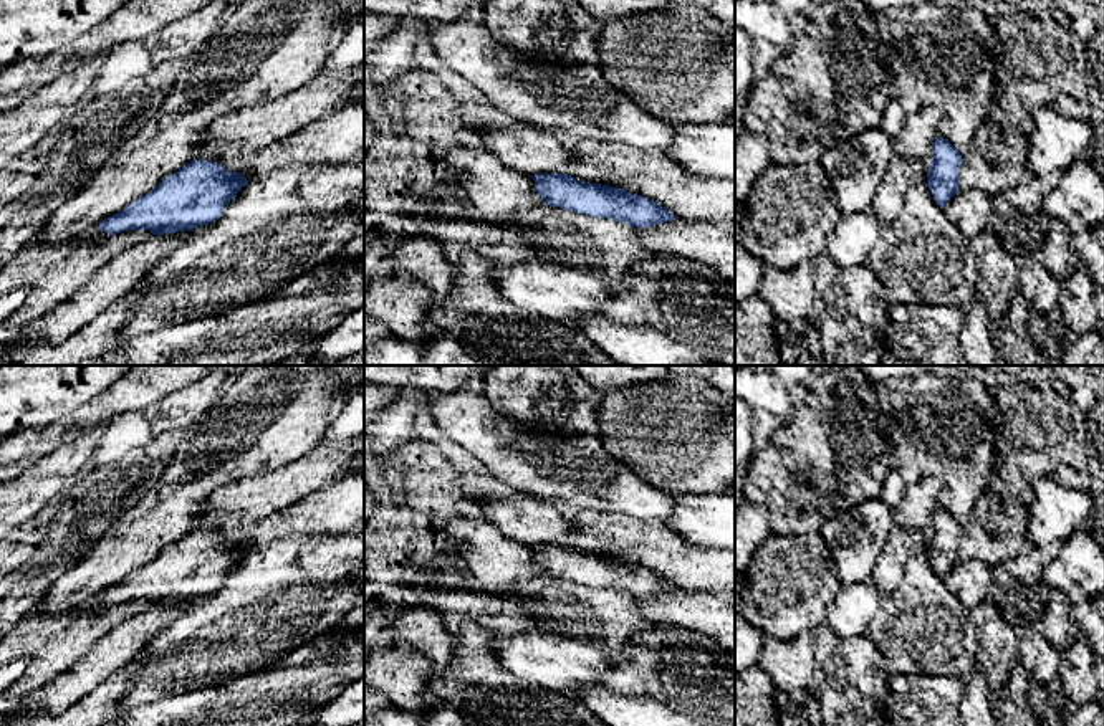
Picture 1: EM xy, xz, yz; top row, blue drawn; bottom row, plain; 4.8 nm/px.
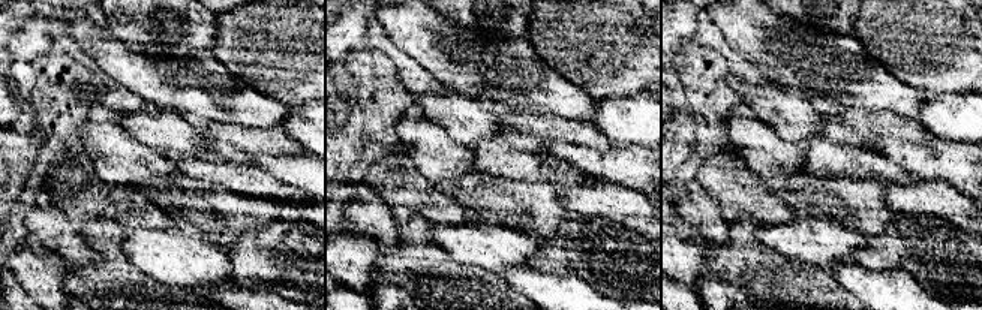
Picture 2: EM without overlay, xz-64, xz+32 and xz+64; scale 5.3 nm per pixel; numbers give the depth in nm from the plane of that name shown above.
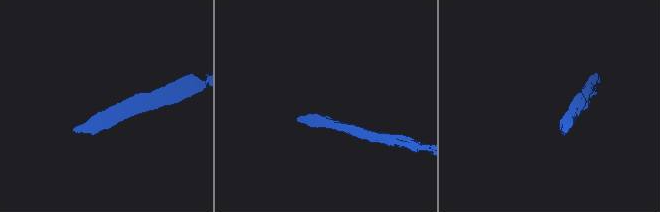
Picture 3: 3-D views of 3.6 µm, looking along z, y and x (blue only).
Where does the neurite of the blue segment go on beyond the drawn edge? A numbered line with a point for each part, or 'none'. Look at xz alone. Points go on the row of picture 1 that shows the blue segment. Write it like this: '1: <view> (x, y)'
none

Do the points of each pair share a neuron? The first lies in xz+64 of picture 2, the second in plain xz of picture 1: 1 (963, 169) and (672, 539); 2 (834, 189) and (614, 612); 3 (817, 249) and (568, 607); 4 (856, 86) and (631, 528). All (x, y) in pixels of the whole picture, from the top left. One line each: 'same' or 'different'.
1: different
2: same
3: different
4: different

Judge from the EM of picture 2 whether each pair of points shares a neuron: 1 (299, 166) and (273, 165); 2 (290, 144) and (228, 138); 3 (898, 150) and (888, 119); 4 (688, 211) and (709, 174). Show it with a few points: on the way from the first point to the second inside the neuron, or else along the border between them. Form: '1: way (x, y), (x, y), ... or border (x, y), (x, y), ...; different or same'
1: way (293, 166), (279, 166); same
2: way (275, 143), (243, 143); same
3: border (883, 137), (888, 138); different
4: border (694, 183), (723, 208); different

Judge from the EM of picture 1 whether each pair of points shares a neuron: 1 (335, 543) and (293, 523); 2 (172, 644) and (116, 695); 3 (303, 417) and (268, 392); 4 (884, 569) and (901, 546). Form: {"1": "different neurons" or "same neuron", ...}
{"1": "different neurons", "2": "different neurons", "3": "same neuron", "4": "same neuron"}

